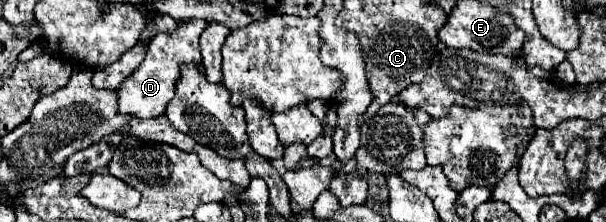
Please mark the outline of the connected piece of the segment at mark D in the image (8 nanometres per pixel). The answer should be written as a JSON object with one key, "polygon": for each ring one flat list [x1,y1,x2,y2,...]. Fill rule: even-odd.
{"polygon":[[191,19,177,27,175,33,159,33,147,43,147,53,139,69,129,75,121,87,119,87,119,113,137,117,137,119,153,119,165,113,167,103,173,99,173,89,179,77,179,65,181,63,201,63,199,53,199,35,203,33,207,21,203,19]]}

